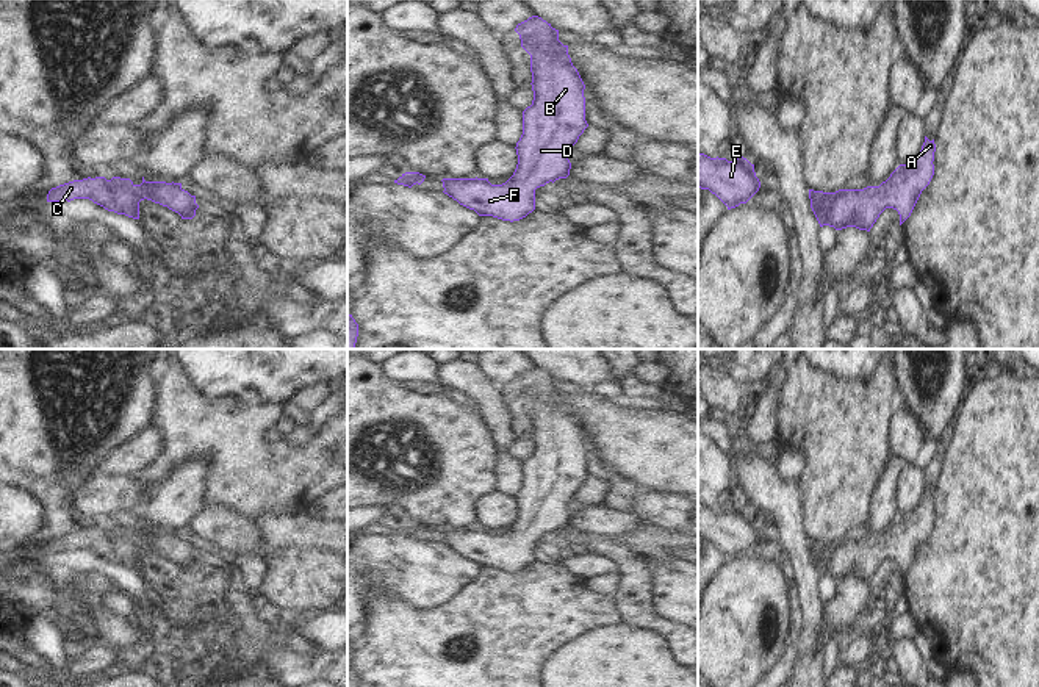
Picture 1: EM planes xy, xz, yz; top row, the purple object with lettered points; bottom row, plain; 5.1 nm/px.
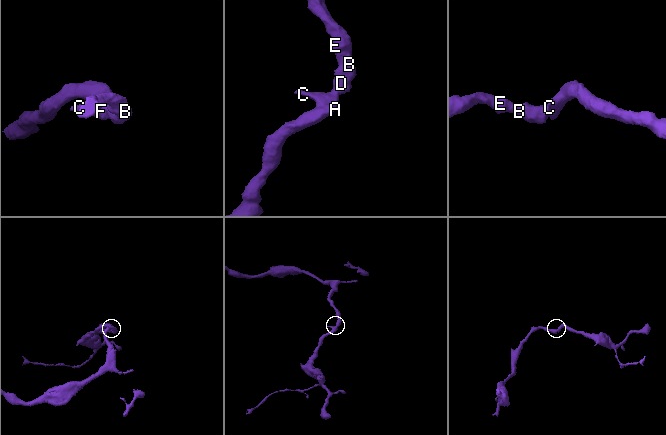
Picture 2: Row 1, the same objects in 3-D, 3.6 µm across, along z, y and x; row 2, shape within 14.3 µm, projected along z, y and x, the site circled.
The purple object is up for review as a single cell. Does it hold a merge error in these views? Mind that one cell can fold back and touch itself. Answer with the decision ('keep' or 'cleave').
keep

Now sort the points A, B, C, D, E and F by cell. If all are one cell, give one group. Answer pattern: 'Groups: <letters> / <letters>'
Groups: A B C D E F.

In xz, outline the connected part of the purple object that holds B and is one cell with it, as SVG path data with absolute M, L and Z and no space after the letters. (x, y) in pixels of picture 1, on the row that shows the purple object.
M538 16L516 25L521 47L530 55L532 105L523 111L523 135L516 142L518 164L513 175L502 185L491 185L488 178L443 178L444 194L479 216L502 221L520 221L535 210L535 189L549 182L566 178L571 163L570 149L588 127L585 120L585 85L573 66L568 45L559 41L559 30Z

